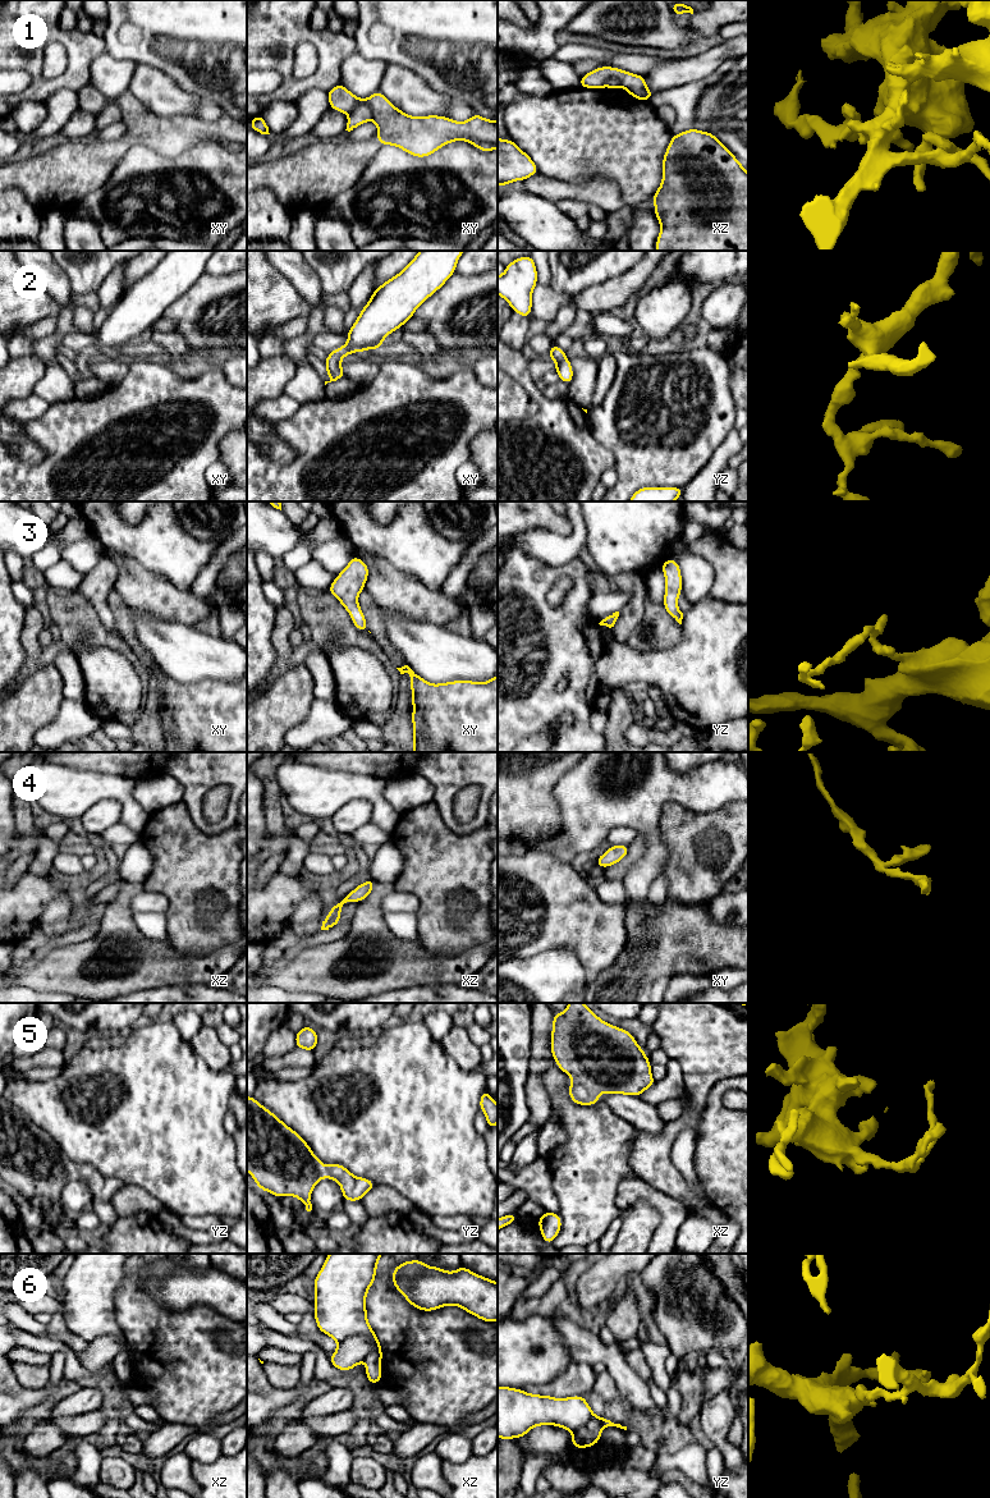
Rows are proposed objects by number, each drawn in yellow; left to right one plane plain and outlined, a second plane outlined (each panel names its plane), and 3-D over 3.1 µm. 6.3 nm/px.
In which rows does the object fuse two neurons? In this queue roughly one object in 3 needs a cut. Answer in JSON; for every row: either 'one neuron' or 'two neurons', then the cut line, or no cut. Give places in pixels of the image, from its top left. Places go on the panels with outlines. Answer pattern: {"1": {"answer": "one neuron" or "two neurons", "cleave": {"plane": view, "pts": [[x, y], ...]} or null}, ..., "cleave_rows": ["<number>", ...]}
{"1": {"answer": "two neurons", "cleave": {"plane": "xy", "pts": [[348, 114], [357, 105], [365, 104], [370, 109], [372, 118]]}}, "2": {"answer": "one neuron", "cleave": null}, "3": {"answer": "one neuron", "cleave": null}, "4": {"answer": "one neuron", "cleave": null}, "5": {"answer": "one neuron", "cleave": null}, "6": {"answer": "two neurons", "cleave": {"plane": "xz", "pts": [[338, 1341], [362, 1336], [372, 1348]]}}, "cleave_rows": ["1", "6"]}

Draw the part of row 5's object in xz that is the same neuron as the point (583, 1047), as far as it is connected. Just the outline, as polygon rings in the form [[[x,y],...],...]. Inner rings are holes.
[[[568,1003],[564,1012],[553,1014],[550,1049],[556,1066],[574,1080],[568,1092],[578,1105],[596,1104],[601,1092],[640,1096],[656,1082],[651,1062],[633,1035],[602,1021],[583,1003]]]

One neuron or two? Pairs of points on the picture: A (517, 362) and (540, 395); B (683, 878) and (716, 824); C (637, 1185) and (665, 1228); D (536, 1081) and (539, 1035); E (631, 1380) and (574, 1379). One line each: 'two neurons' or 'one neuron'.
A: one neuron
B: one neuron
C: one neuron
D: one neuron
E: two neurons

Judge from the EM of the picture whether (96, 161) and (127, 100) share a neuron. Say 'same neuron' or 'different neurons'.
same neuron

